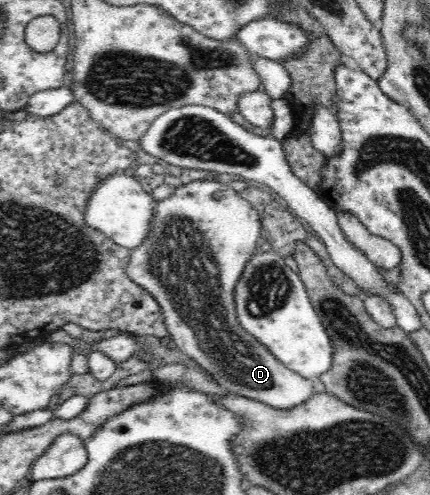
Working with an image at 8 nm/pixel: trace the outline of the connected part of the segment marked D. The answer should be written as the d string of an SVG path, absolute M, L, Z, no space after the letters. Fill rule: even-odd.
M190 181L175 188L171 196L156 202L150 232L139 247L130 250L125 275L141 285L159 303L168 335L183 354L197 361L229 394L258 400L287 410L303 404L313 394L313 380L289 370L265 345L249 335L237 321L233 288L256 248L262 242L260 217L252 205L233 188L219 181Z

